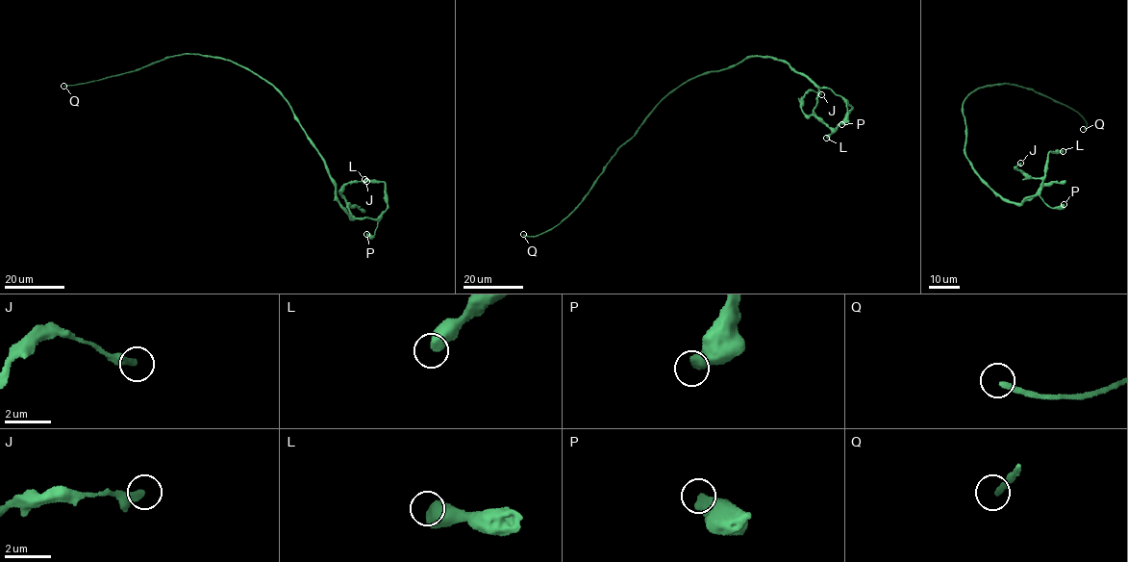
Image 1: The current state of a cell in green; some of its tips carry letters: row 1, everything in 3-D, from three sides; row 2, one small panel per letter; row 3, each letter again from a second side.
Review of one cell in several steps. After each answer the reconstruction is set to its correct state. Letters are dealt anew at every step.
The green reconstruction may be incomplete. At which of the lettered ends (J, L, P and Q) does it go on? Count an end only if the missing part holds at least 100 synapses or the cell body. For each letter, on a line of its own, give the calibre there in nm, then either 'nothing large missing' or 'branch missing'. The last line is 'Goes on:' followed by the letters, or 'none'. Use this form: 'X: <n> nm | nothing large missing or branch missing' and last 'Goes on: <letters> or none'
J: 360 nm | nothing large missing
L: 600 nm | nothing large missing
P: 500 nm | nothing large missing
Q: 190 nm | branch missing
Goes on: Q

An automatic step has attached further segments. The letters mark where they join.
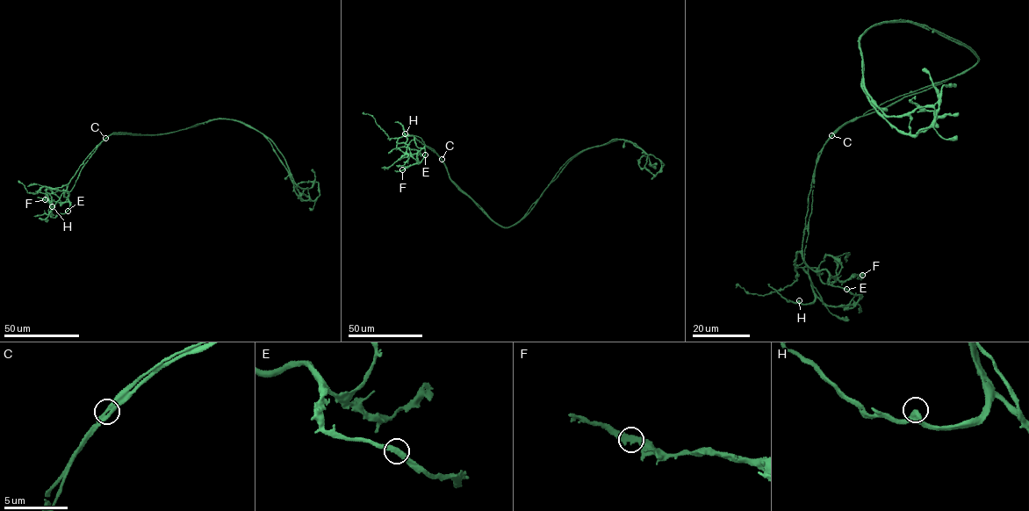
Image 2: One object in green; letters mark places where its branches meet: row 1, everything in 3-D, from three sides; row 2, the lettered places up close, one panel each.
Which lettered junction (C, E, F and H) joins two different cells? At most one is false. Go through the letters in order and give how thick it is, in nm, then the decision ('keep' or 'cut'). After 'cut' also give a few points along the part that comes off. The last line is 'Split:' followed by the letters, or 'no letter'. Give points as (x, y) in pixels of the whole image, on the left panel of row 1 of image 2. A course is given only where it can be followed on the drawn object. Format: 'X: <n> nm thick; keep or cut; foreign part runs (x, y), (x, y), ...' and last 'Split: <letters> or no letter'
C: 360 nm thick; cut; foreign part runs (105, 139), (233, 119), (269, 138), (297, 185), (311, 187), (311, 169)
E: 400 nm thick; keep
F: 360 nm thick; keep
H: 380 nm thick; keep
Split: C

